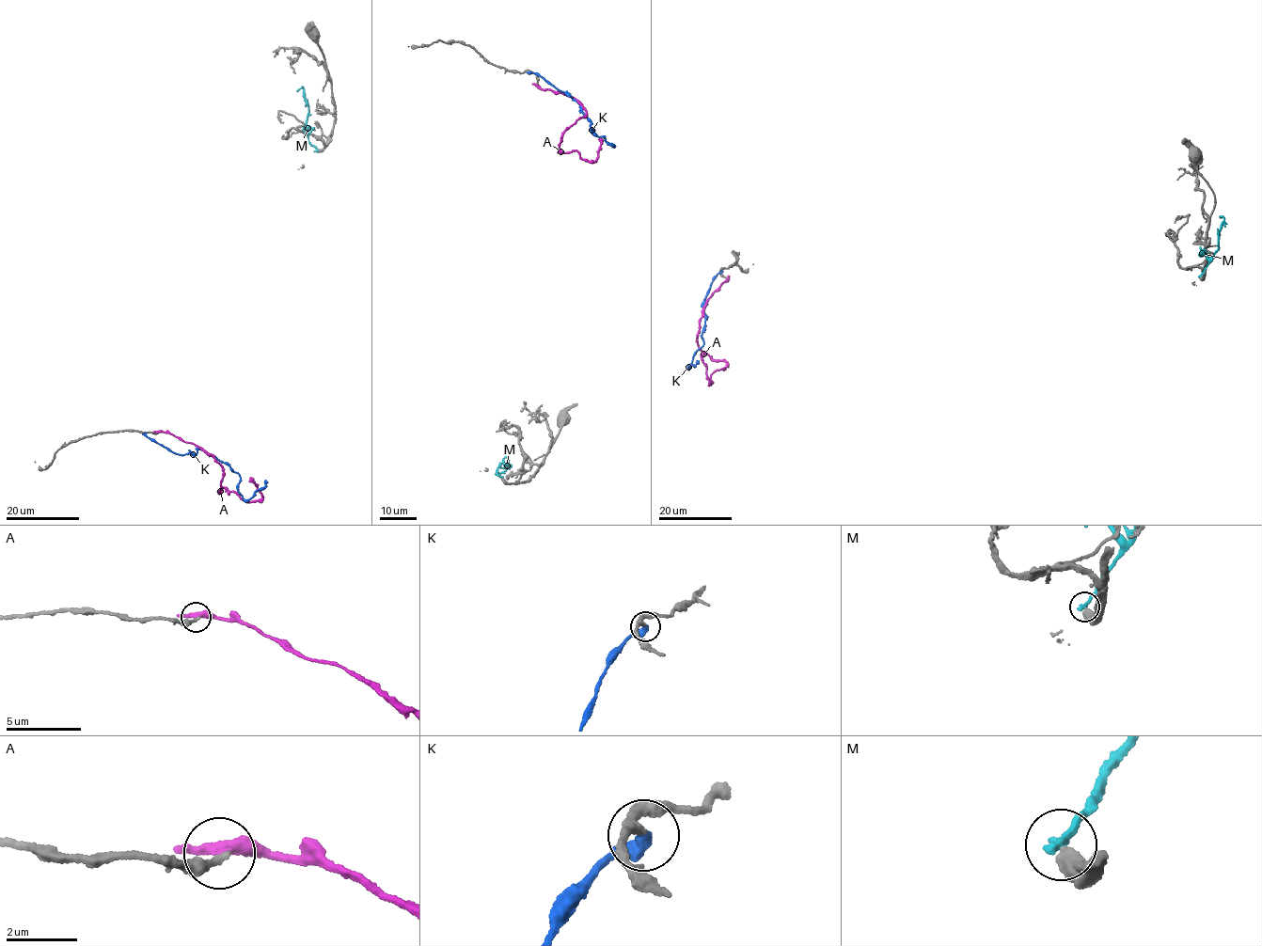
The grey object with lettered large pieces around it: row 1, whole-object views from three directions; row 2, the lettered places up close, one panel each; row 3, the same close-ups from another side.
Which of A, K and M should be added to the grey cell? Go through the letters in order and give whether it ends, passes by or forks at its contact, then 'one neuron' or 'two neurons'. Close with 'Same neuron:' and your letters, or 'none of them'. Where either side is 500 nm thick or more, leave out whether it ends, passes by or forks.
A: it passes by; two neurons
K: it ends; two neurons
M: it ends; two neurons
Same neuron: none of them

